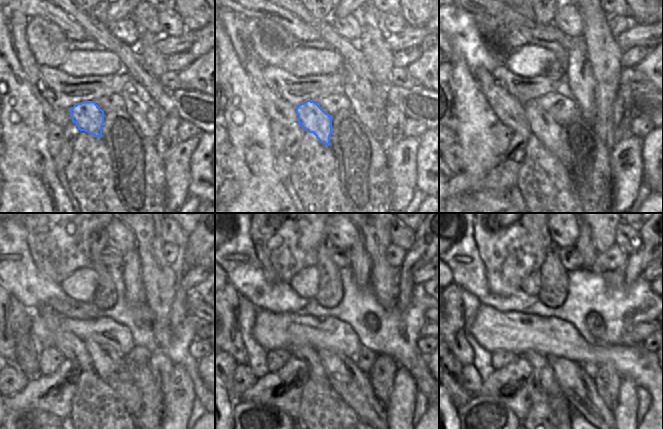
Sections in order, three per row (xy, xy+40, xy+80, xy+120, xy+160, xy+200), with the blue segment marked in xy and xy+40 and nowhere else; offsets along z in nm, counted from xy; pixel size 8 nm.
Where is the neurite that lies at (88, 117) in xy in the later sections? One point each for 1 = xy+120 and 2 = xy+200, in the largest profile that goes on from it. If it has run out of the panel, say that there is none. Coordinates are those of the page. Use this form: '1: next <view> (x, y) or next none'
1: next xy+120 (110, 366)
2: next xy+200 (579, 388)

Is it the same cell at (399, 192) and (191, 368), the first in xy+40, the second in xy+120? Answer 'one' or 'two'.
two

